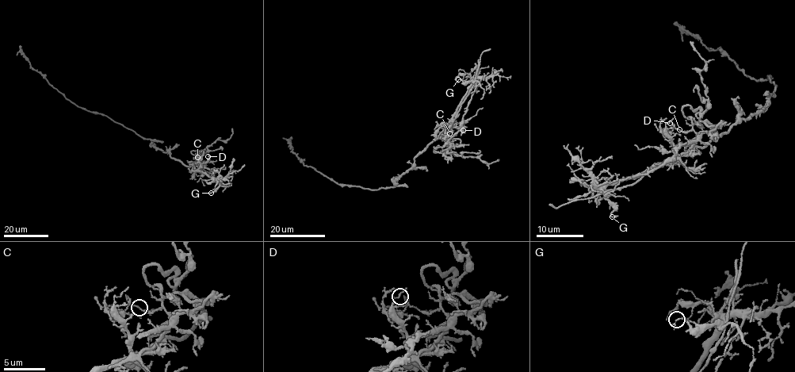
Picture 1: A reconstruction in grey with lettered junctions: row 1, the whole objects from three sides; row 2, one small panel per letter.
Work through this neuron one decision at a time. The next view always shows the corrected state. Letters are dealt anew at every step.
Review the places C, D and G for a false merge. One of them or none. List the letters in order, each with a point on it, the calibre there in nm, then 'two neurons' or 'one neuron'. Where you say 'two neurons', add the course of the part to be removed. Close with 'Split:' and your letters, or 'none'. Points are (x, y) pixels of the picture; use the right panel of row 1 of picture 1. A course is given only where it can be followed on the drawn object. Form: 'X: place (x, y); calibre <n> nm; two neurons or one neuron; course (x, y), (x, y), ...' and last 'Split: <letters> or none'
C: place (679, 129); calibre 140 nm; two neurons; course (680, 129), (682, 132), (693, 130), (696, 143), (689, 150), (640, 178), (628, 185), (556, 208), (548, 205)
D: place (670, 123); calibre 110 nm; one neuron
G: place (612, 216); calibre 130 nm; one neuron
Split: C

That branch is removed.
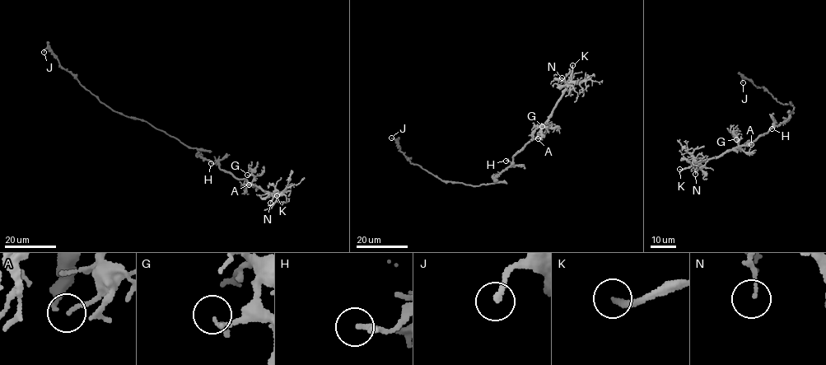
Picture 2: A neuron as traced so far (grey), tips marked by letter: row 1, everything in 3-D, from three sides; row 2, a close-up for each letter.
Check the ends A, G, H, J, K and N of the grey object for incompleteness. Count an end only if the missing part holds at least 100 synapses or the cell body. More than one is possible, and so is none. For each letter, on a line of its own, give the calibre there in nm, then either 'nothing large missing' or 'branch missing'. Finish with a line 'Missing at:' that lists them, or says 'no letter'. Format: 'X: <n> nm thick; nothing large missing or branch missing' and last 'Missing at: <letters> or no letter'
A: 90 nm thick; nothing large missing
G: 220 nm thick; nothing large missing
H: 160 nm thick; nothing large missing
J: 180 nm thick; nothing large missing
K: 220 nm thick; branch missing
N: 100 nm thick; nothing large missing
Missing at: K

